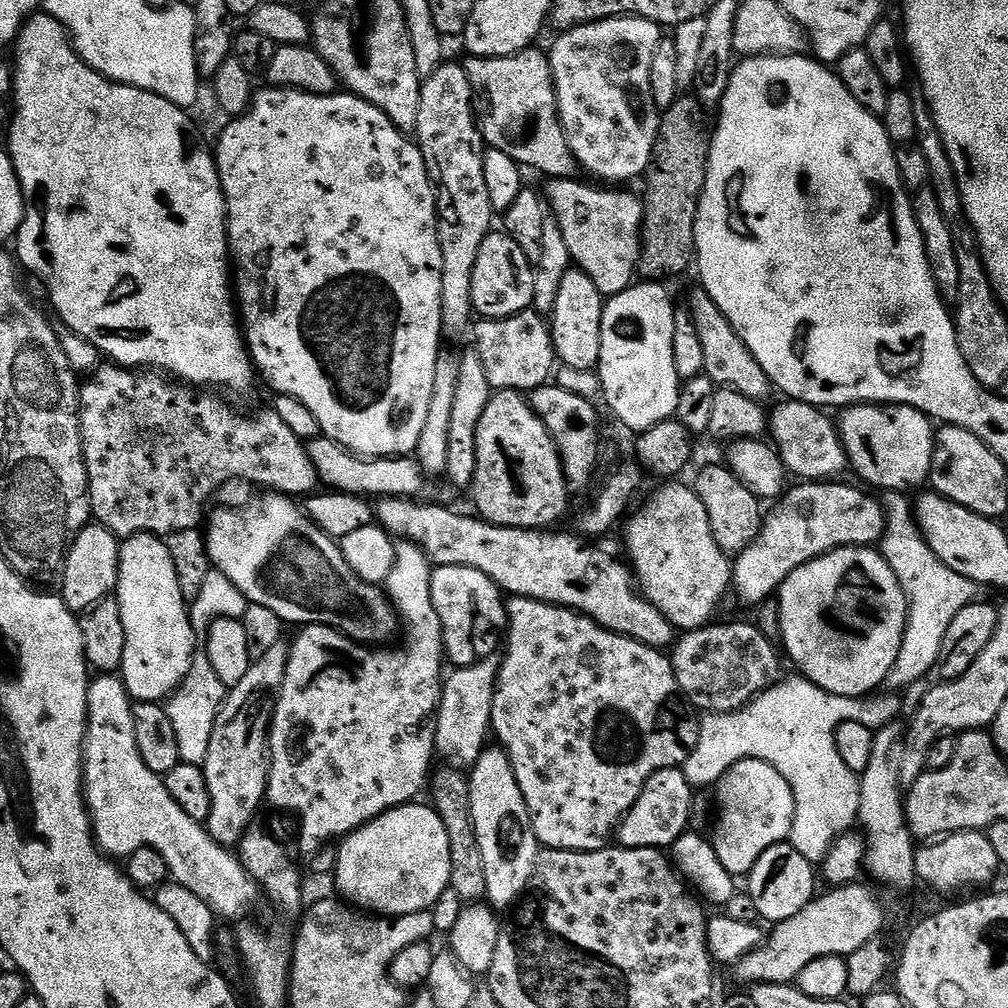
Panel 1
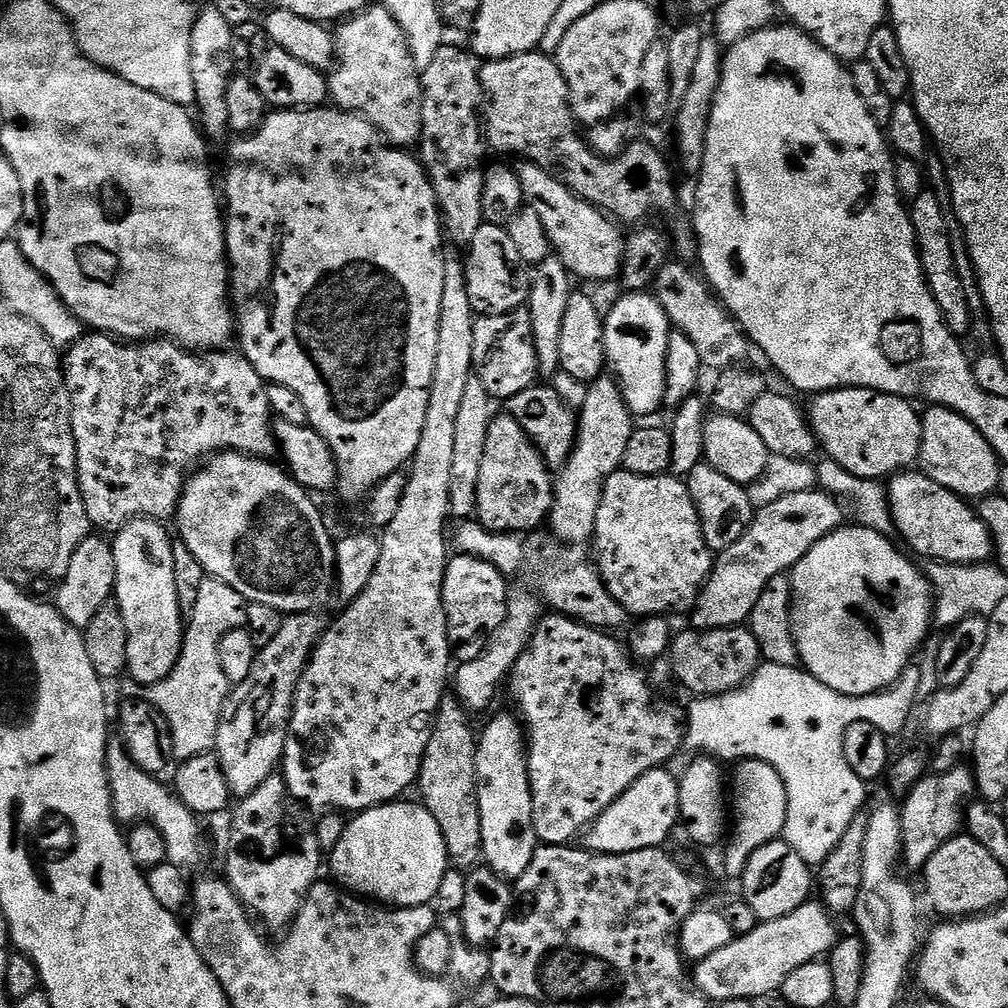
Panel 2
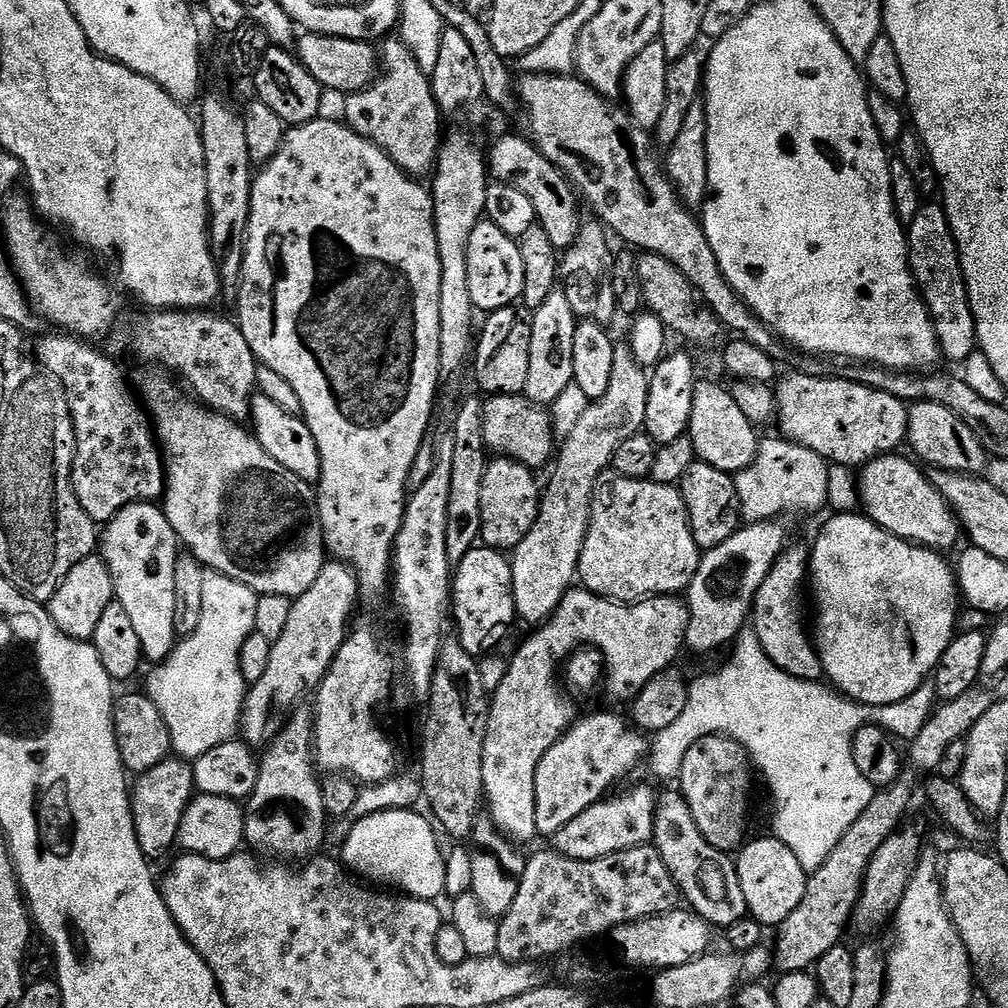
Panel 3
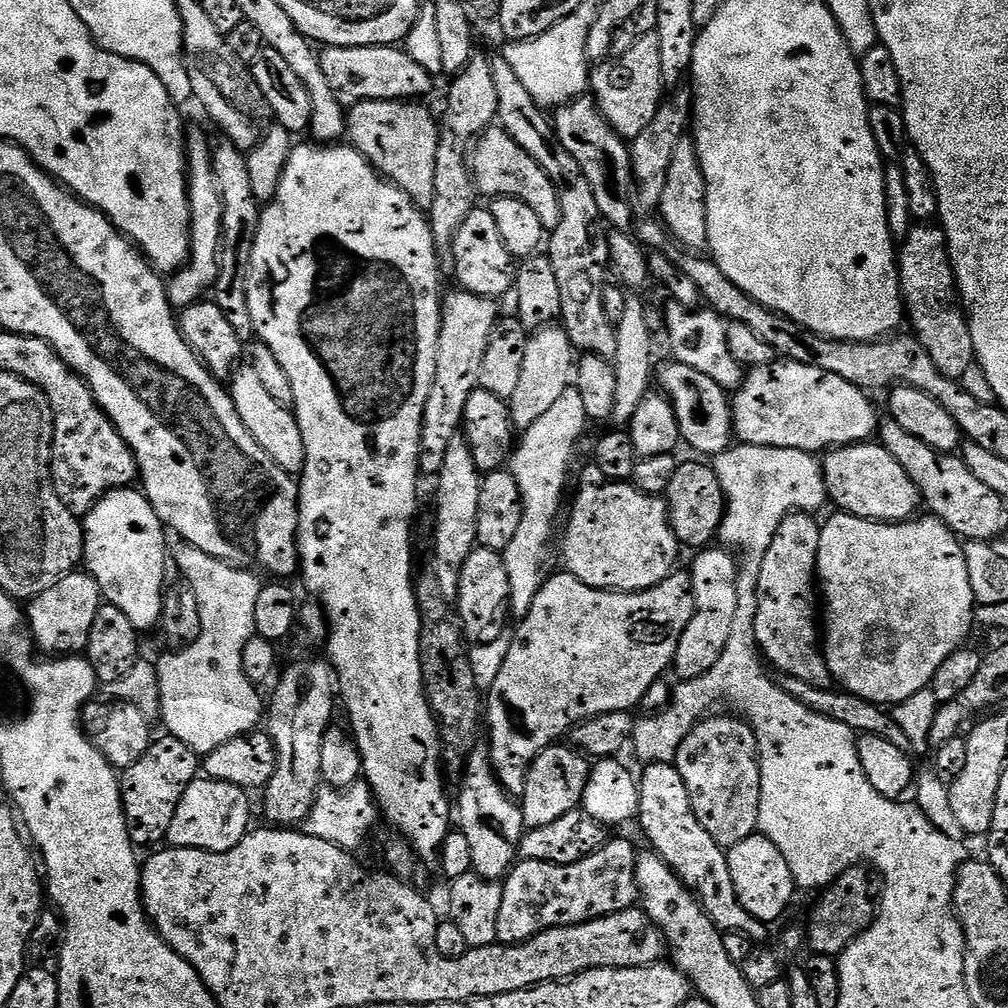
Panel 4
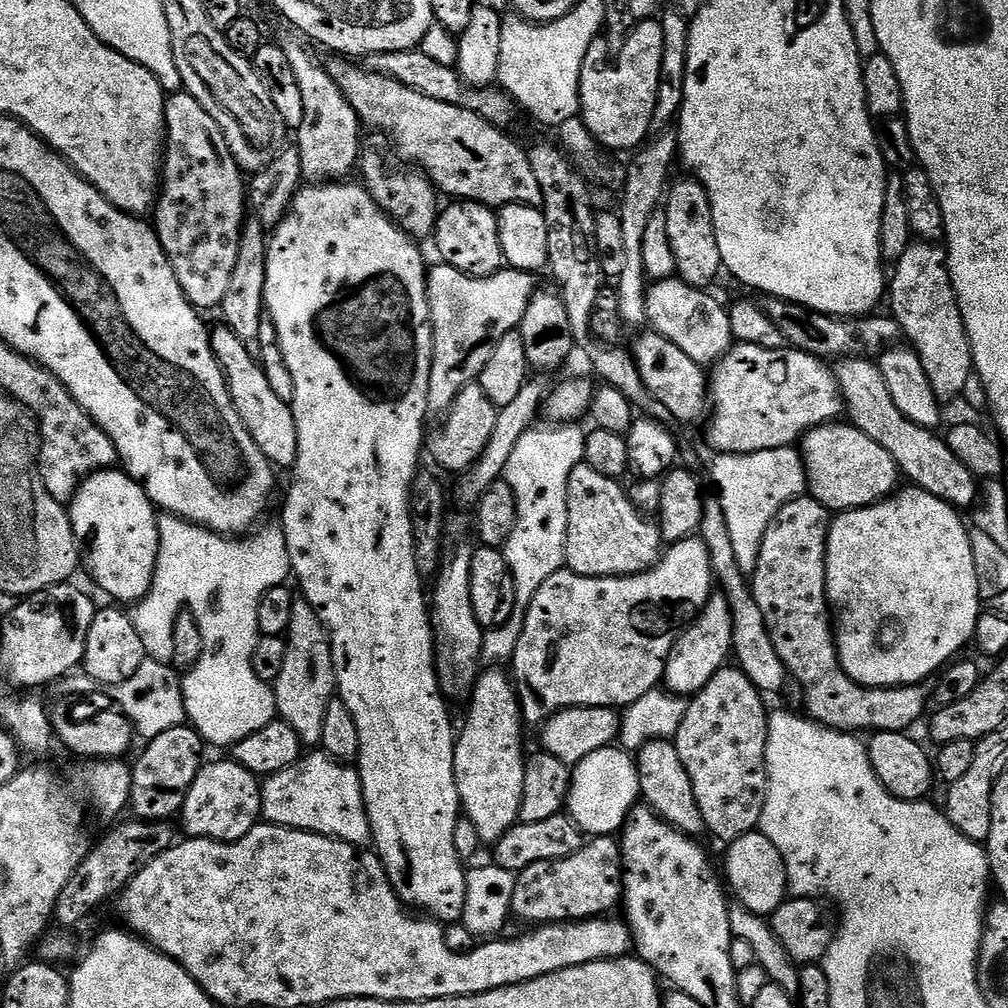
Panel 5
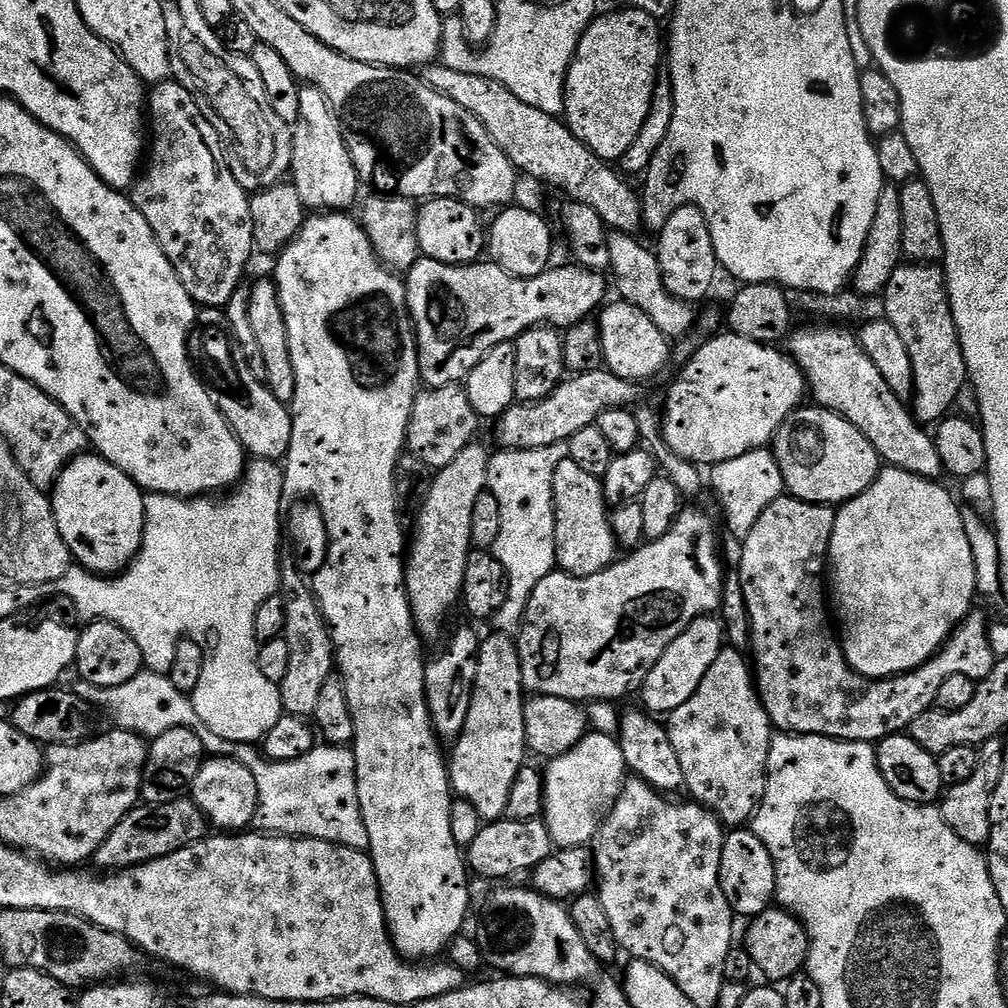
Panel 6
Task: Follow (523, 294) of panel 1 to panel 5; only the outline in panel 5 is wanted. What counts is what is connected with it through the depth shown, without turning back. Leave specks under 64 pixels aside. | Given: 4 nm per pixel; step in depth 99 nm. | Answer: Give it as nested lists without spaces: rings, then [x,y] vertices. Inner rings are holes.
[[[472,201],[454,202],[436,217],[434,241],[440,251],[439,259],[459,272],[478,278],[493,276],[505,267],[502,242],[498,238],[498,214],[487,204]]]

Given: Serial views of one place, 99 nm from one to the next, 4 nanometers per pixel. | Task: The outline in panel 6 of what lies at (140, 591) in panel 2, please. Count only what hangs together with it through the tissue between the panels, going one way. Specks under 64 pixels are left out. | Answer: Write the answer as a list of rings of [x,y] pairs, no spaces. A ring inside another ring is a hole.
[[[85,454],[71,460],[56,480],[56,487],[51,489],[50,499],[54,518],[58,522],[58,534],[62,534],[62,542],[66,542],[72,551],[73,561],[86,571],[105,578],[123,572],[140,552],[140,543],[144,537],[144,497],[142,489],[103,456]]]

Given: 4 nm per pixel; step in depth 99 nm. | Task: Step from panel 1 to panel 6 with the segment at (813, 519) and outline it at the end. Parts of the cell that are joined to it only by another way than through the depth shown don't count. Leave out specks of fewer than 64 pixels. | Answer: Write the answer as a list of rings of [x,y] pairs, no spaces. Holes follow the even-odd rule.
[[[715,615],[703,616],[695,620],[685,632],[678,634],[670,646],[654,662],[654,670],[646,674],[643,688],[639,689],[643,707],[652,714],[667,714],[678,710],[682,702],[686,702],[698,690],[698,682],[702,682],[706,670],[714,663],[714,658],[726,647],[725,627]]]

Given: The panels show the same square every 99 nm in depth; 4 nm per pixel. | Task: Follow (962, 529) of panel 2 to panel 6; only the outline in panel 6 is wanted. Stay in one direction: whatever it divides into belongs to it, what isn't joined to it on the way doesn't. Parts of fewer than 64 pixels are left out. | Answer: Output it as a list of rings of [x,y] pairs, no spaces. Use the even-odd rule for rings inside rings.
[[[801,406],[780,427],[774,441],[785,489],[798,500],[839,506],[858,498],[876,480],[882,461],[874,446],[846,418],[829,408]]]

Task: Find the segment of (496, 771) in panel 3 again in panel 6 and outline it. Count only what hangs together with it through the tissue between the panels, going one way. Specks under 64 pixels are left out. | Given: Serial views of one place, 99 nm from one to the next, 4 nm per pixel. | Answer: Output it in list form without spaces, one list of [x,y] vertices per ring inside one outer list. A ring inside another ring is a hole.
[[[685,507],[665,536],[625,556],[628,556],[625,560],[617,559],[598,574],[572,576],[557,570],[534,586],[524,623],[518,629],[522,682],[532,696],[553,695],[577,702],[620,702],[623,696],[643,688],[646,674],[654,670],[654,662],[662,658],[666,646],[678,634],[698,618],[721,611],[726,568],[720,565],[716,528],[706,513]]]

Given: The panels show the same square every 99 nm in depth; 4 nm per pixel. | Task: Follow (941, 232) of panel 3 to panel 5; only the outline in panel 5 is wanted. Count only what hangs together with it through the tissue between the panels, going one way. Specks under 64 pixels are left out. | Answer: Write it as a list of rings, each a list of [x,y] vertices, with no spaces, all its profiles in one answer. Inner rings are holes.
[[[913,242],[908,245],[906,254],[895,261],[890,272],[890,283],[886,288],[887,303],[892,303],[890,315],[900,327],[903,339],[914,349],[922,362],[922,370],[926,370],[926,378],[930,378],[930,386],[936,399],[947,402],[963,397],[964,387],[968,380],[973,379],[974,365],[972,363],[972,347],[968,341],[968,331],[960,313],[960,307],[954,294],[954,286],[948,273],[948,253],[936,242]]]

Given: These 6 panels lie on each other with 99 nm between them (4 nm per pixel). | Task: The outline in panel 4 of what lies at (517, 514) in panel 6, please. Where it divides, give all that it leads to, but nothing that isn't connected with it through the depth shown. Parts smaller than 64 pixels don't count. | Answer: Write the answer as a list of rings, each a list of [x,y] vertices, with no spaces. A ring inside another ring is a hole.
[[[570,386],[564,391],[562,398],[558,398],[558,402],[554,402],[554,406],[550,406],[550,410],[546,410],[546,414],[538,418],[538,422],[534,422],[534,426],[523,429],[521,436],[524,437],[521,440],[519,437],[518,445],[510,457],[510,471],[518,482],[518,490],[522,494],[522,523],[518,525],[518,534],[514,534],[510,546],[506,546],[502,553],[506,574],[510,574],[510,598],[512,599],[510,616],[513,621],[519,622],[526,618],[538,590],[550,575],[548,555],[552,552],[551,540],[556,532],[556,519],[560,516],[560,507],[563,504],[565,507],[566,504],[564,491],[568,488],[568,471],[571,470],[572,459],[576,456],[576,443],[579,442],[584,427],[589,427],[589,424],[582,394],[579,388]]]

